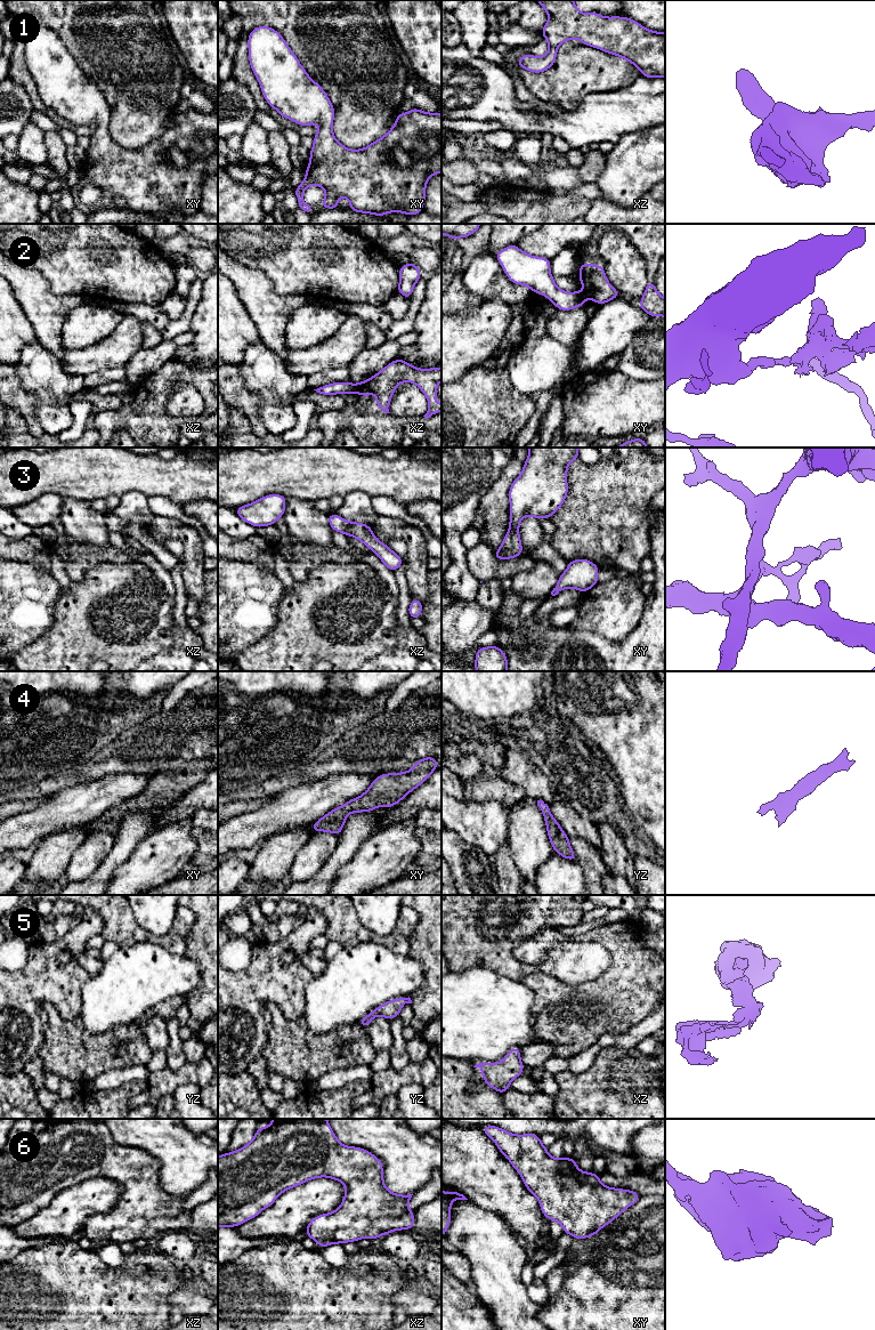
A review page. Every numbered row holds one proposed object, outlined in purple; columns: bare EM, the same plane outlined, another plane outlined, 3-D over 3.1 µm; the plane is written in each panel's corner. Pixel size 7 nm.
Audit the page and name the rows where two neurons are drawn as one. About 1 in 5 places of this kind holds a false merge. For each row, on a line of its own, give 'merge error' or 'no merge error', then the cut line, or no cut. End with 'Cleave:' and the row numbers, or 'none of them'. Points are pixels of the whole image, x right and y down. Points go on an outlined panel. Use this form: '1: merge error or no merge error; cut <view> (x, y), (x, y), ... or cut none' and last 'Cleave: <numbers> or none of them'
1: no merge error; cut none
2: merge error; cut xz (358, 384), (356, 392)
3: no merge error; cut none
4: no merge error; cut none
5: no merge error; cut none
6: no merge error; cut none
Cleave: 2

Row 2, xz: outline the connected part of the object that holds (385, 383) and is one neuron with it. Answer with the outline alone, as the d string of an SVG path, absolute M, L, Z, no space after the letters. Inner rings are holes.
M397 358L390 362L386 368L373 377L358 384L358 392L363 397L370 397L373 392L376 393L376 406L389 412L389 403L396 387L403 381L410 381L420 387L426 395L429 408L424 418L430 418L441 411L441 403L434 403L435 397L439 397L436 387L441 381L441 368L416 369L408 362Z

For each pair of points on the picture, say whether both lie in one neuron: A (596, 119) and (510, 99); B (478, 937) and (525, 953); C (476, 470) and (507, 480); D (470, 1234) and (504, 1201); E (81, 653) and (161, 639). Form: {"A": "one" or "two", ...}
{"A": "one", "B": "two", "C": "two", "D": "two", "E": "one"}

